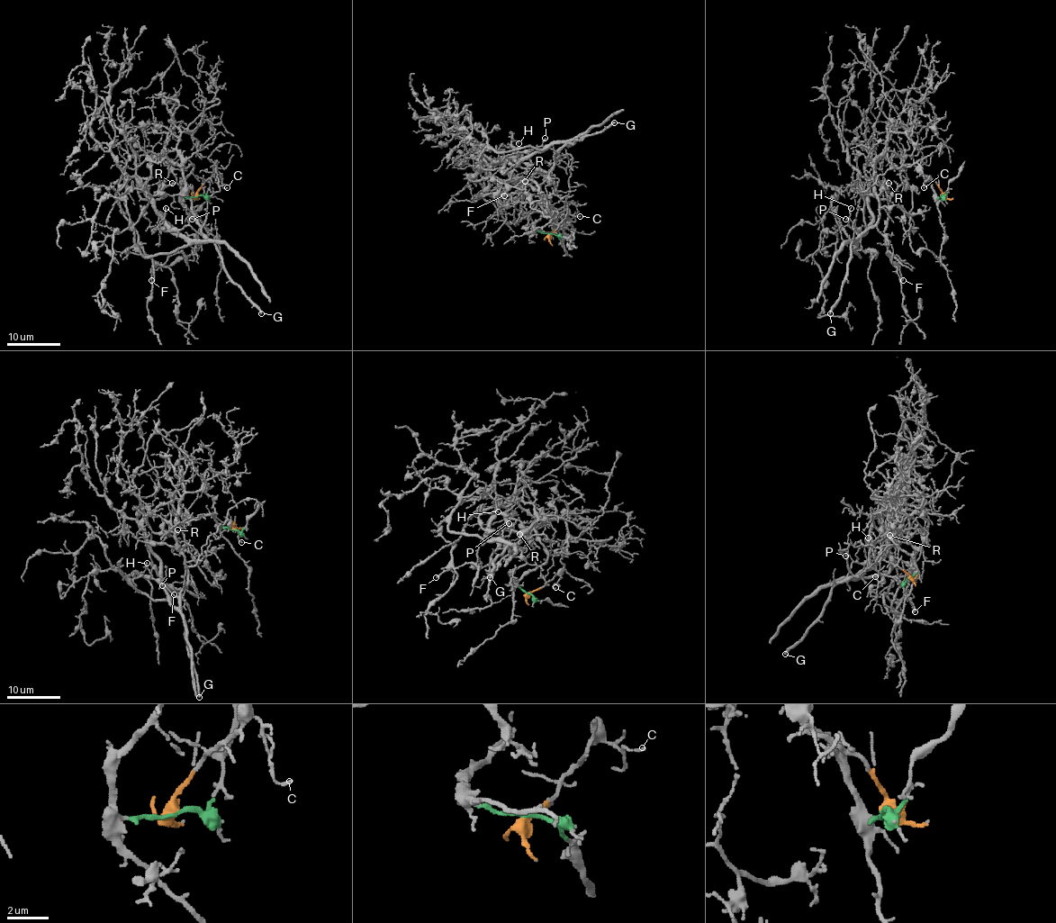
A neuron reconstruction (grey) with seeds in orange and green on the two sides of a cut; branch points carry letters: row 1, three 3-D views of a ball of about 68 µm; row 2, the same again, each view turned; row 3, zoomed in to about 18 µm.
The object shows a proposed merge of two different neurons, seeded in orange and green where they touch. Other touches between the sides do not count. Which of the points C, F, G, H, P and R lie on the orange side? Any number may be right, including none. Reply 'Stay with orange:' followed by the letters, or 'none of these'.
Stay with orange: C, G, H, P

